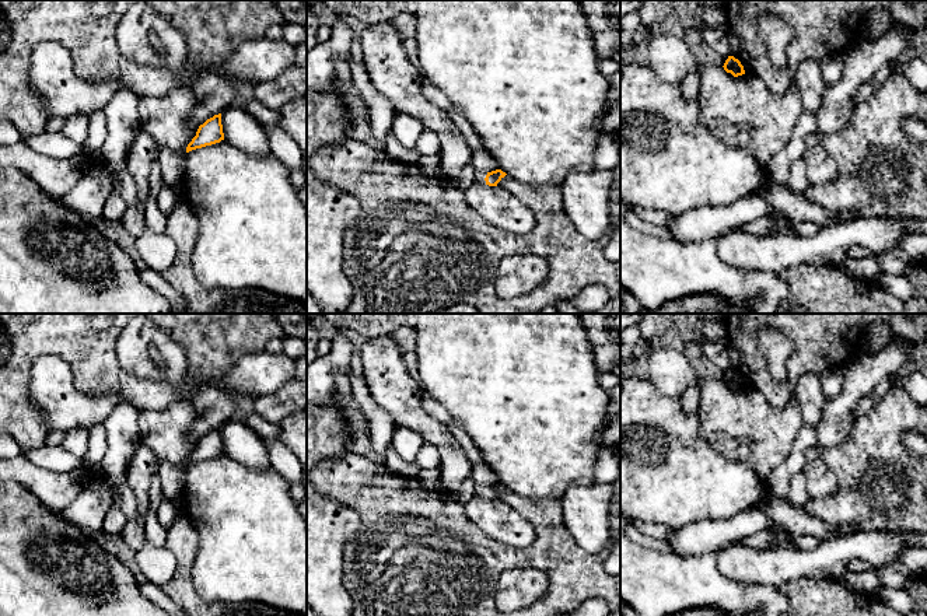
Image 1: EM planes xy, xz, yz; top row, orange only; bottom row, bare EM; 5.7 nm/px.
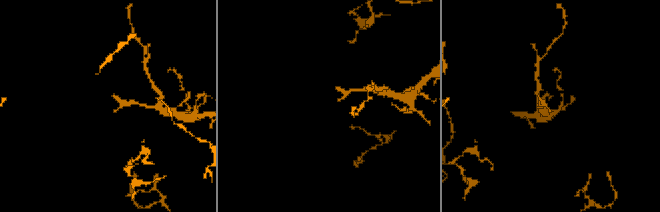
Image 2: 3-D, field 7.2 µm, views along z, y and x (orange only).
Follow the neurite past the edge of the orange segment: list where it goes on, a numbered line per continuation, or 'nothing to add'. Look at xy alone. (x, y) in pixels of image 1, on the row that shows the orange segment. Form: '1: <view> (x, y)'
nothing to add

